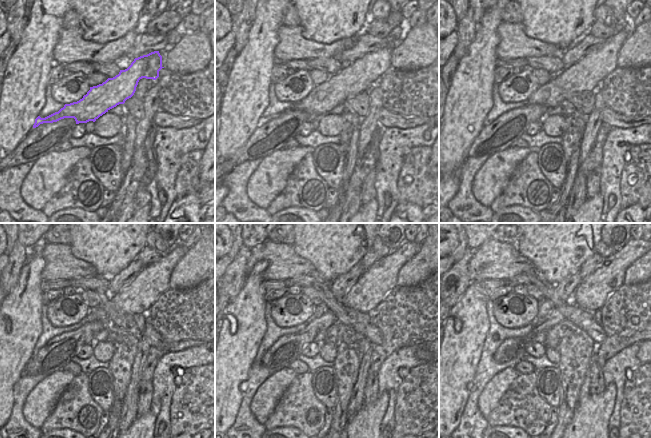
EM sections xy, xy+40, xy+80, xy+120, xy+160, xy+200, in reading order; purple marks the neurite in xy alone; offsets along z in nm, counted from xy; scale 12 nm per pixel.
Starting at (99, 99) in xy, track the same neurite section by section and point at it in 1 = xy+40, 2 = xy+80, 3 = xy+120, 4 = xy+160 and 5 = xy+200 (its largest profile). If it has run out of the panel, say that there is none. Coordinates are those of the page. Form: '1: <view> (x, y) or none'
1: xy+40 (361, 75)
2: xy+80 (586, 74)
3: xy+120 (136, 298)
4: xy+160 (374, 284)
5: xy+200 (591, 294)

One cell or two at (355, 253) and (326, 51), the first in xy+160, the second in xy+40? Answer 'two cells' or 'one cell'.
two cells

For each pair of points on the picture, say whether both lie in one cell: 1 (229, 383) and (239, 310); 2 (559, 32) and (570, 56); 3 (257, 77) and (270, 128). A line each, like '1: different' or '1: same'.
1: same
2: different
3: different

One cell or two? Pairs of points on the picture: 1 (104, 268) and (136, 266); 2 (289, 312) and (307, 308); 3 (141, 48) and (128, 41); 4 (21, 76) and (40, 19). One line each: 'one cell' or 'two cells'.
1: two cells
2: one cell
3: two cells
4: one cell

